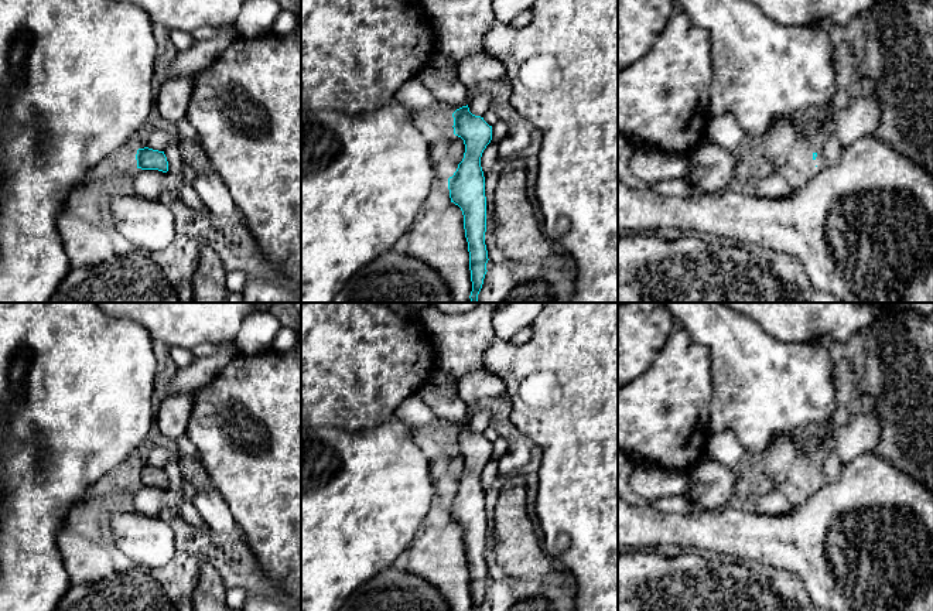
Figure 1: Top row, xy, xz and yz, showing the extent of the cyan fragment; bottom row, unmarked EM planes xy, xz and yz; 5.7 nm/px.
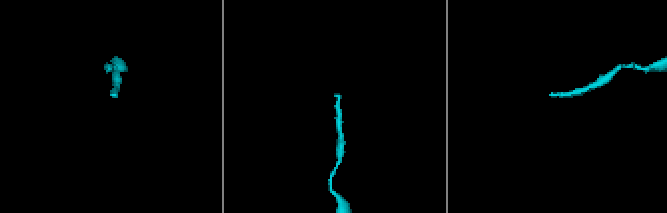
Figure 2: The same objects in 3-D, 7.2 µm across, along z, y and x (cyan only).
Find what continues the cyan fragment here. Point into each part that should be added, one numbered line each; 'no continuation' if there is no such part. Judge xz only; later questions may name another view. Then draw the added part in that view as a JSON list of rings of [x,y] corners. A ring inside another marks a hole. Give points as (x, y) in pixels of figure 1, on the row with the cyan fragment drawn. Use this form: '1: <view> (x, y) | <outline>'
1: xz (440, 75) | [[[440,51],[428,59],[417,78],[448,113],[454,113],[469,102],[469,92],[459,79],[457,62]]]

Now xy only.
no continuation

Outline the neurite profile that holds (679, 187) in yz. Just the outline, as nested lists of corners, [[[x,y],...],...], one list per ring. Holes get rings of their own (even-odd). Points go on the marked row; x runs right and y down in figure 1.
[[[683,178],[659,181],[649,188],[663,195],[690,197],[696,194],[694,188]]]

